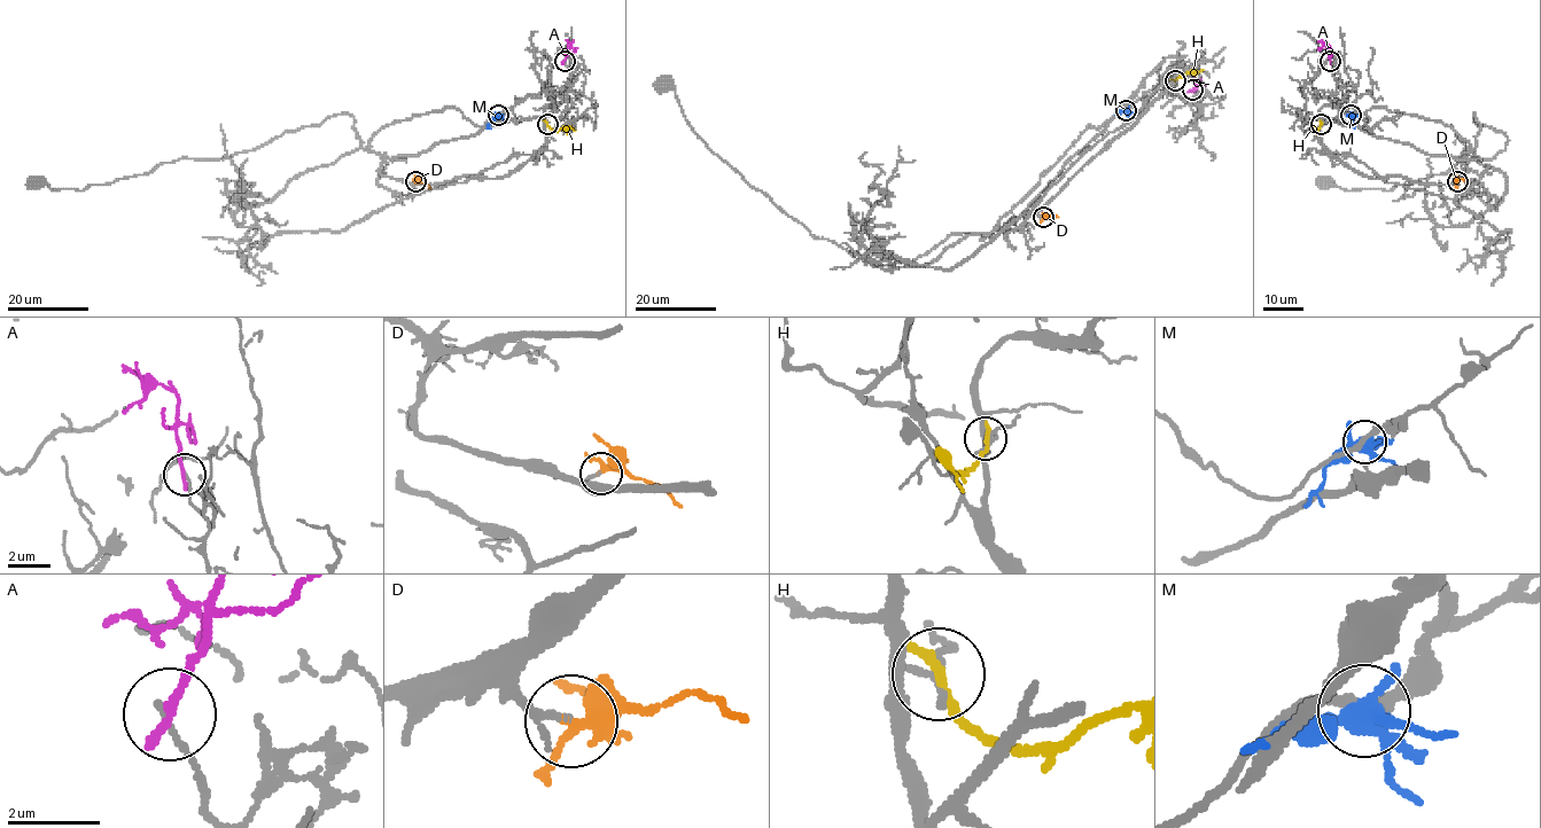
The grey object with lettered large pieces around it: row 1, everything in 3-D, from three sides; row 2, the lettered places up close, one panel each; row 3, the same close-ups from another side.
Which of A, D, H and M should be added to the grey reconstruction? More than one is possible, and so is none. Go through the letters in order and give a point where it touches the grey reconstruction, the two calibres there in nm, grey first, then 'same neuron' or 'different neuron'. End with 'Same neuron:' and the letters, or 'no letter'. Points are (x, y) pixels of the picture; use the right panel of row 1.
A: contact (1330, 61); calibres 130 and 220 nm; different neuron
D: contact (1457, 181); calibres 120 and 260 nm; same neuron
H: contact (1321, 124); calibres 140 and 280 nm; different neuron
M: contact (1351, 115); calibres 240 and 360 nm; different neuron
Same neuron: D

